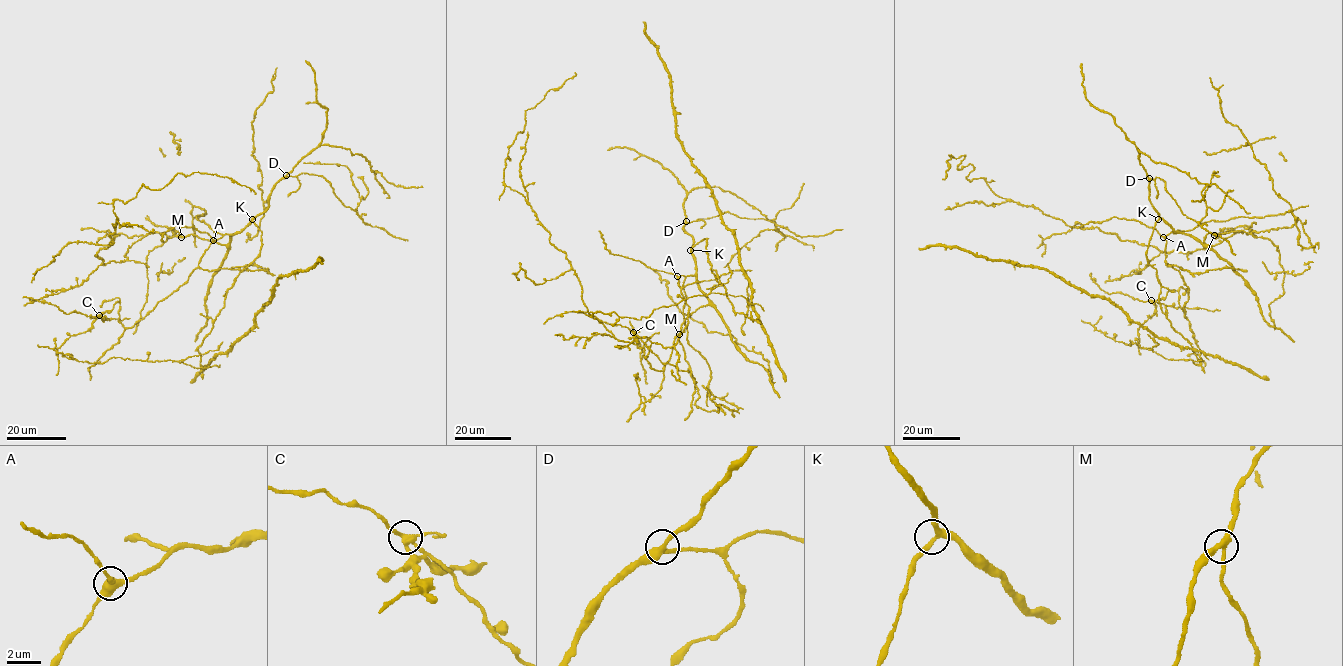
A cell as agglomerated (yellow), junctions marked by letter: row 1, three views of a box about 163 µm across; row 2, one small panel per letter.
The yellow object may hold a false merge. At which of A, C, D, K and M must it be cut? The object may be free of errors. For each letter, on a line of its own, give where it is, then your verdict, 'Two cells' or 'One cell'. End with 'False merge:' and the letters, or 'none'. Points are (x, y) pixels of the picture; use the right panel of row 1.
A: Place: (1163, 237). One cell
C: Place: (1151, 300). Two cells
D: Place: (1149, 178). One cell
K: Place: (1158, 219). One cell
M: Place: (1214, 235). One cell
False merge: C

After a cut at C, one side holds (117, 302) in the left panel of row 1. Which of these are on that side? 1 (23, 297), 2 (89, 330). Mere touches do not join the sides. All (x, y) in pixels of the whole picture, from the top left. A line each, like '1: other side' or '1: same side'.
1: other side
2: same side

